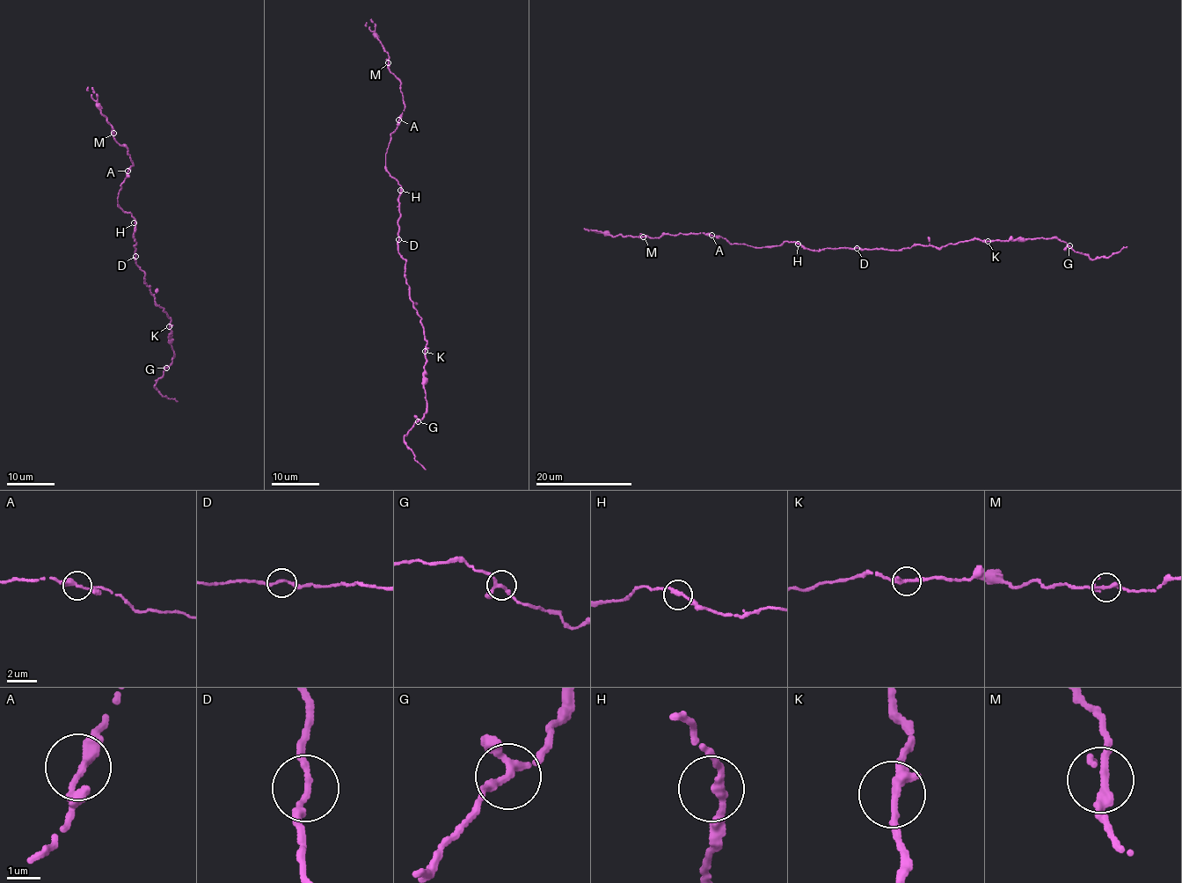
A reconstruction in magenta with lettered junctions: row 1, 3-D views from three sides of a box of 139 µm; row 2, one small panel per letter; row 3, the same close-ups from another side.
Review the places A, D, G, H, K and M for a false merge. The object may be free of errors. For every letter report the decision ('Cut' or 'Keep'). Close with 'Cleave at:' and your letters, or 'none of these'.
A: Keep
D: Keep
G: Keep
H: Keep
K: Keep
M: Keep
Cleave at: none of these

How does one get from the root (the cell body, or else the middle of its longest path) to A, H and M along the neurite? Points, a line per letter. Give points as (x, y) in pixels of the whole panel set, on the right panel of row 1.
A: (855, 247), (815, 251), (788, 241), (777, 246), (753, 247), (729, 244), (725, 238), (711, 235)
H: (855, 247), (815, 251), (798, 244)
M: (855, 247), (815, 251), (788, 241), (777, 246), (753, 247), (729, 244), (721, 237), (704, 232), (643, 237)

